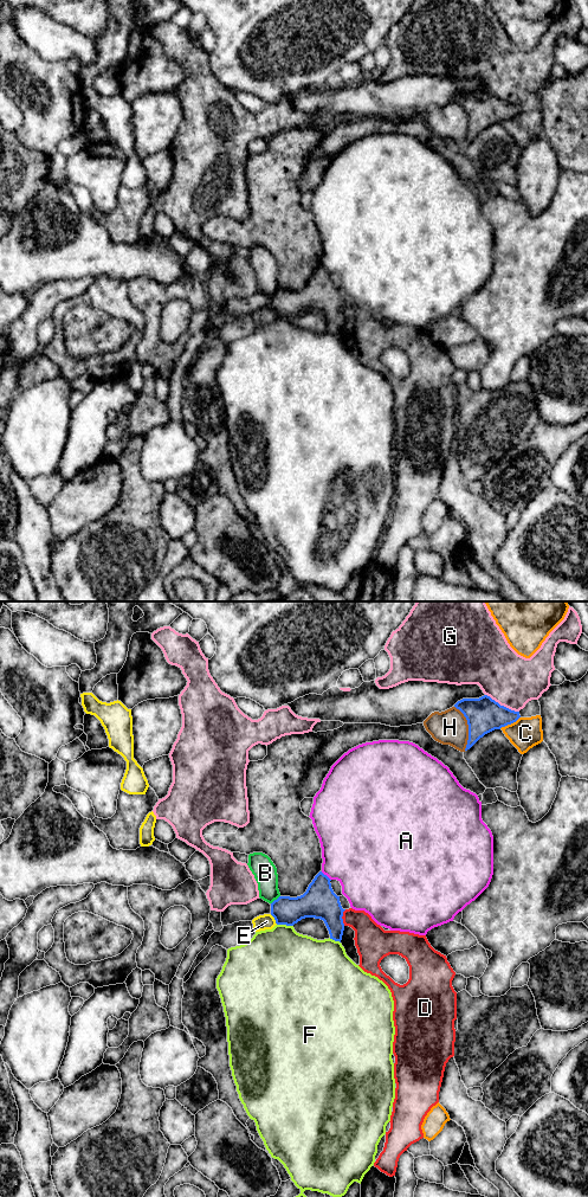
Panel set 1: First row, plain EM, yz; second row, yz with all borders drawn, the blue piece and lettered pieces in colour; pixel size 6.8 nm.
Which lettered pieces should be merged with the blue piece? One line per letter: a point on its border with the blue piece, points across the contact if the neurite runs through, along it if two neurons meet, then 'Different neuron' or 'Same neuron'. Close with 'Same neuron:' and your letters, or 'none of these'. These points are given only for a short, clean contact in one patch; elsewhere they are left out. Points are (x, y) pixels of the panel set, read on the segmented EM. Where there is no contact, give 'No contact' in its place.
A: Touches blue at yz (325, 875). Different neuron
B: Touches blue at yz (275, 900). Different neuron
C: Touches blue at yz (509, 724). Different neuron
D: Touches blue at yz (341, 918). Different neuron
E: Touches blue at yz (275, 919). Different neuron
F: Touches blue at yz (285, 924). Different neuron
G: Touches blue at yz (502, 706). Different neuron
H: Touches blue at yz (469, 728). Different neuron
Same neuron: none of these

